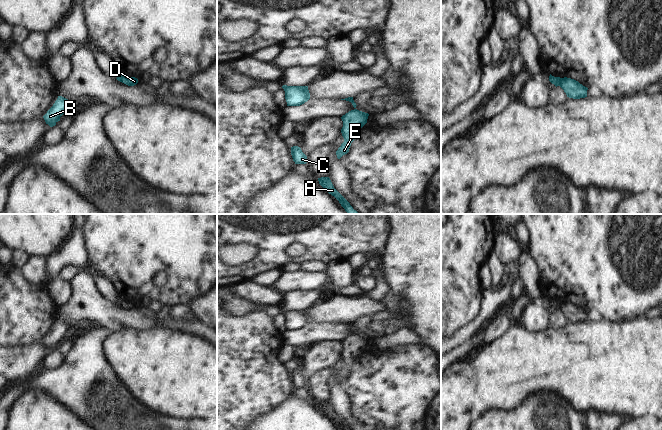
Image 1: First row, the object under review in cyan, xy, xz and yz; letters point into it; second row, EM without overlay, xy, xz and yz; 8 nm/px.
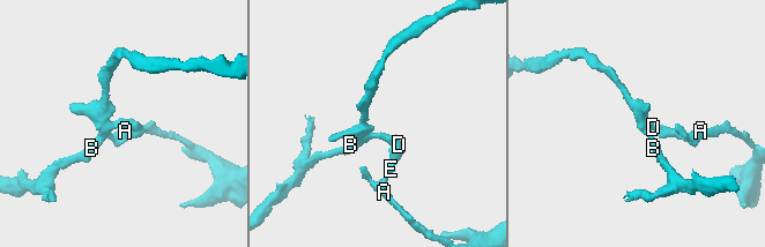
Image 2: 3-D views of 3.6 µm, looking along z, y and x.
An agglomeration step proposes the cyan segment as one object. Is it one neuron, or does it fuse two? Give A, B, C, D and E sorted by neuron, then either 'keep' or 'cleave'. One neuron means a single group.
A C E / B D; cleave

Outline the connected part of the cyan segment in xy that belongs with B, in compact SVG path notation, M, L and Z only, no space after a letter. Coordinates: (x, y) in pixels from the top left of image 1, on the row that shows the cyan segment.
M58 96L53 106L43 116L46 124L48 124L50 127L55 126L56 123L60 121L60 117L65 113L70 103L70 100L62 96Z

